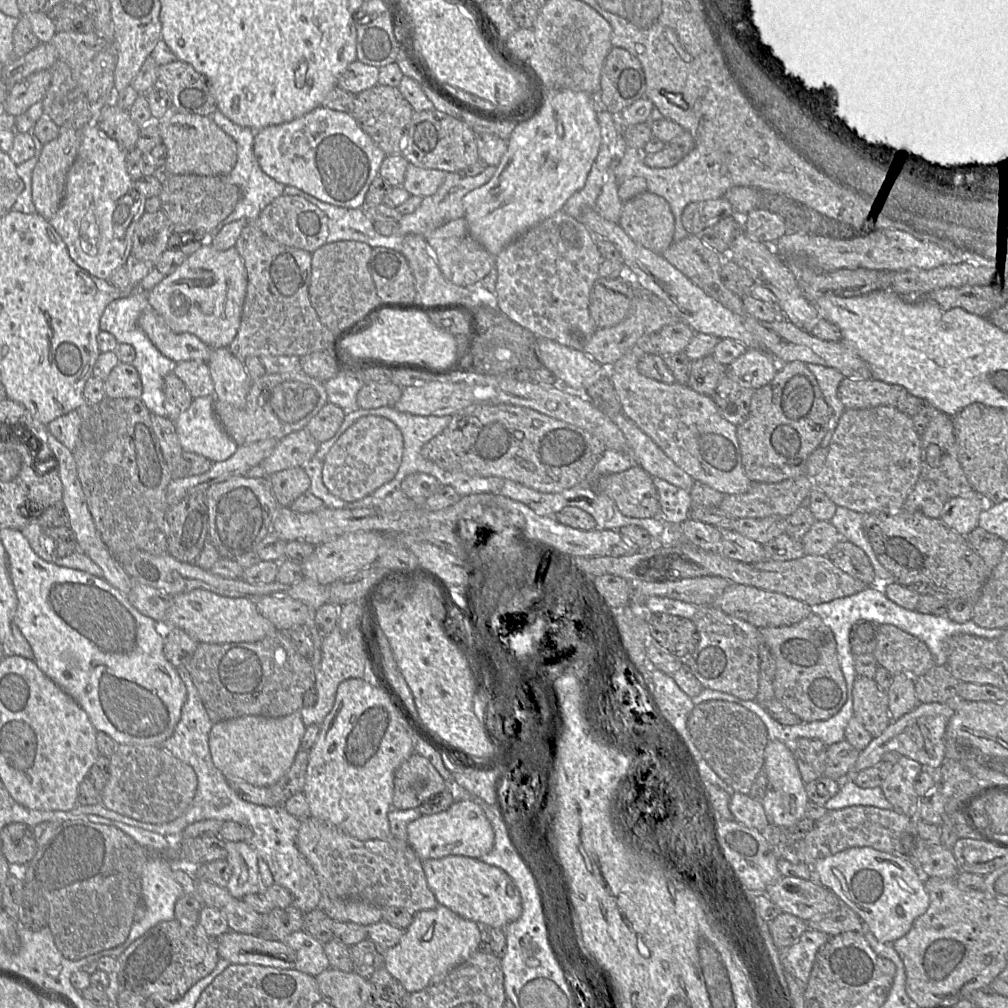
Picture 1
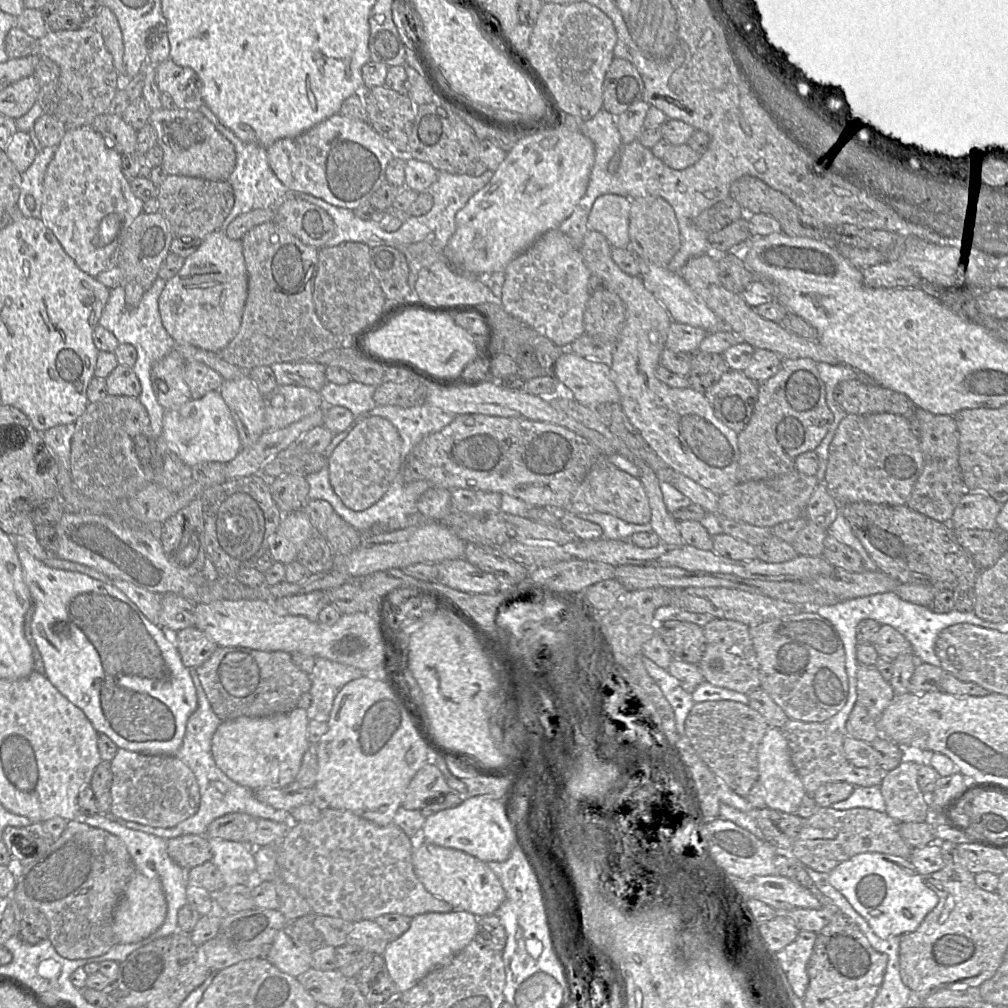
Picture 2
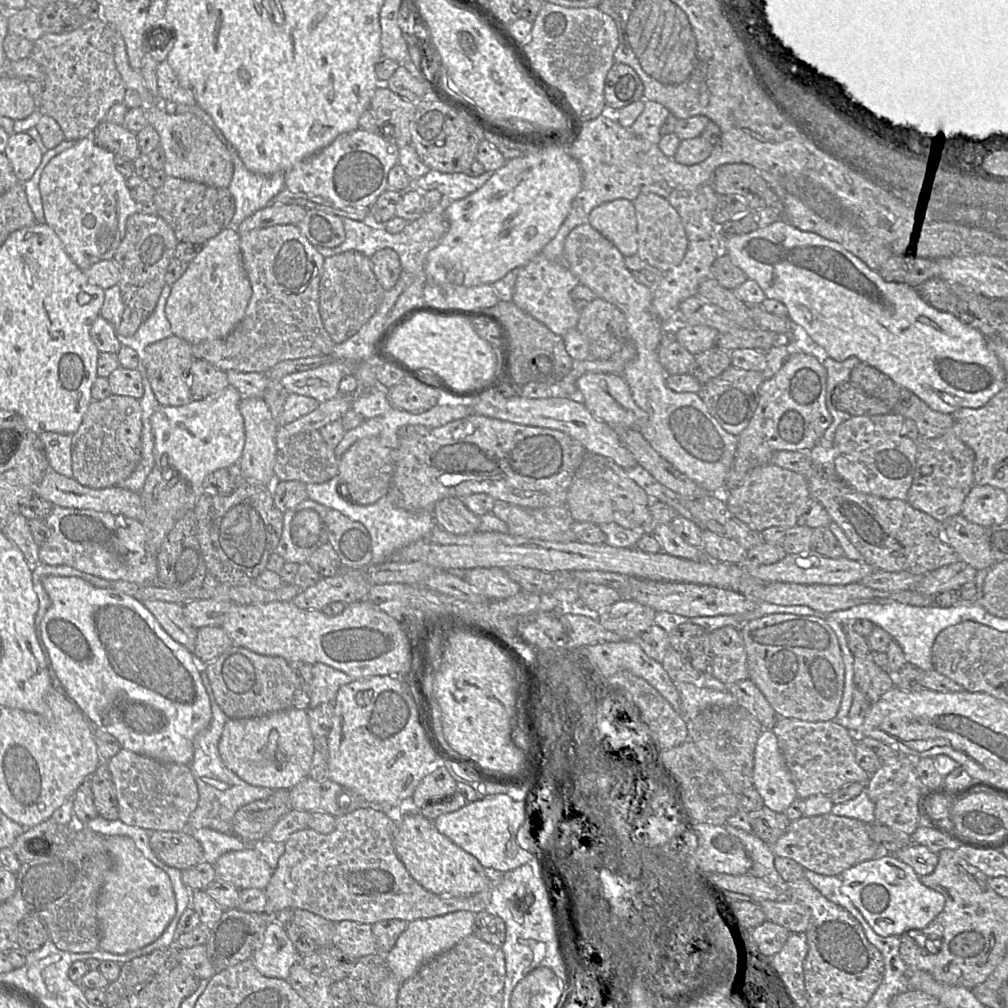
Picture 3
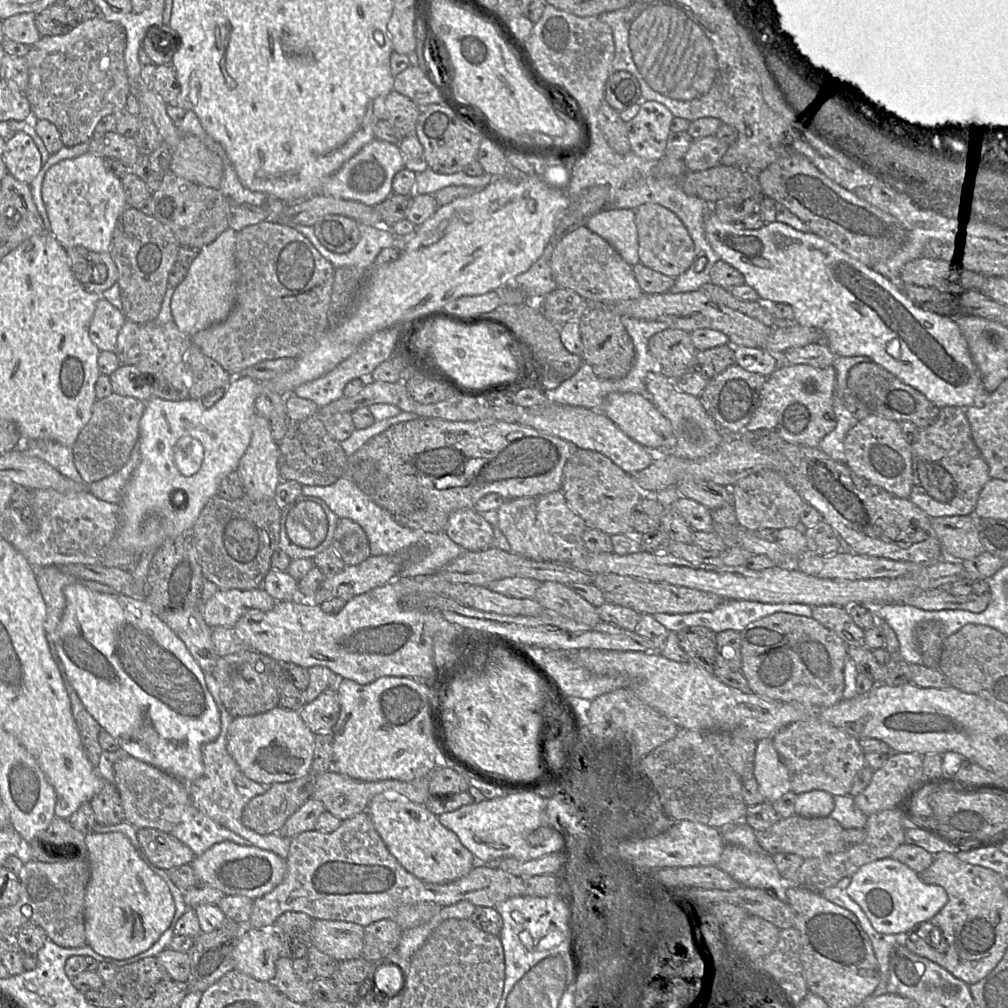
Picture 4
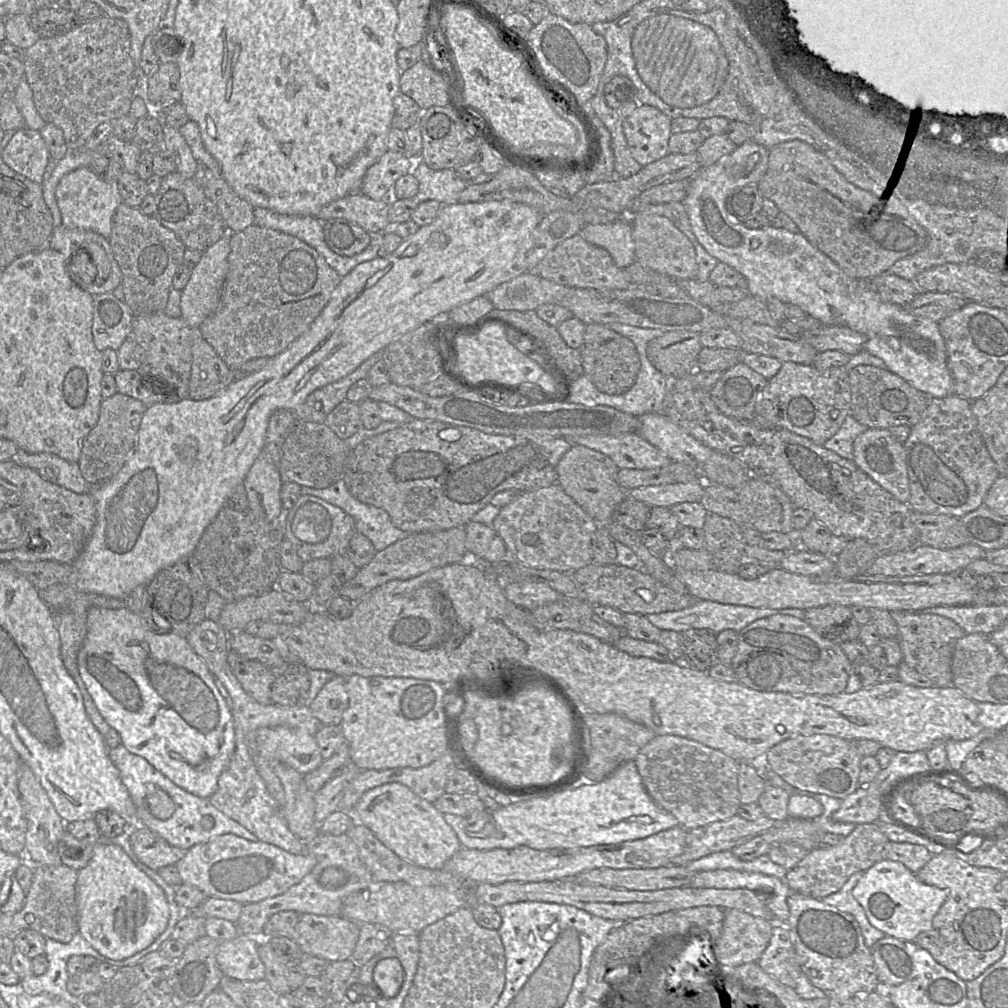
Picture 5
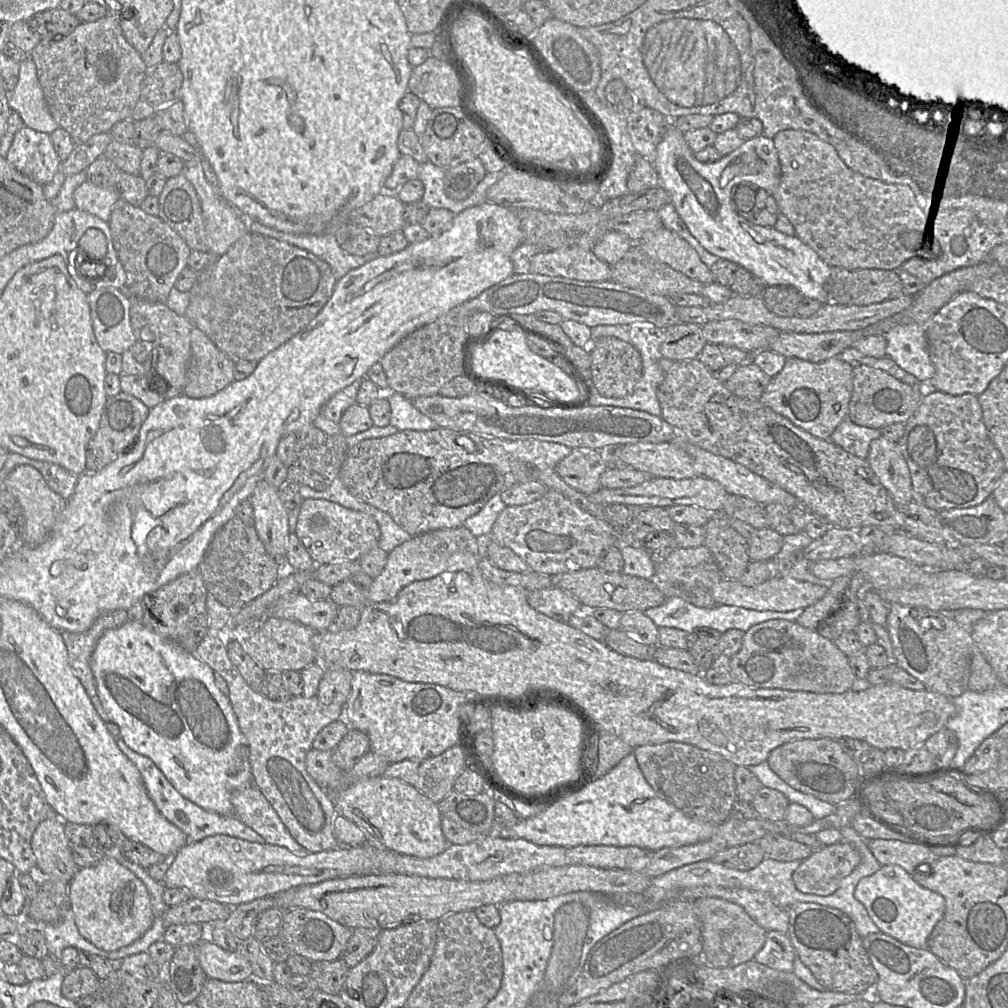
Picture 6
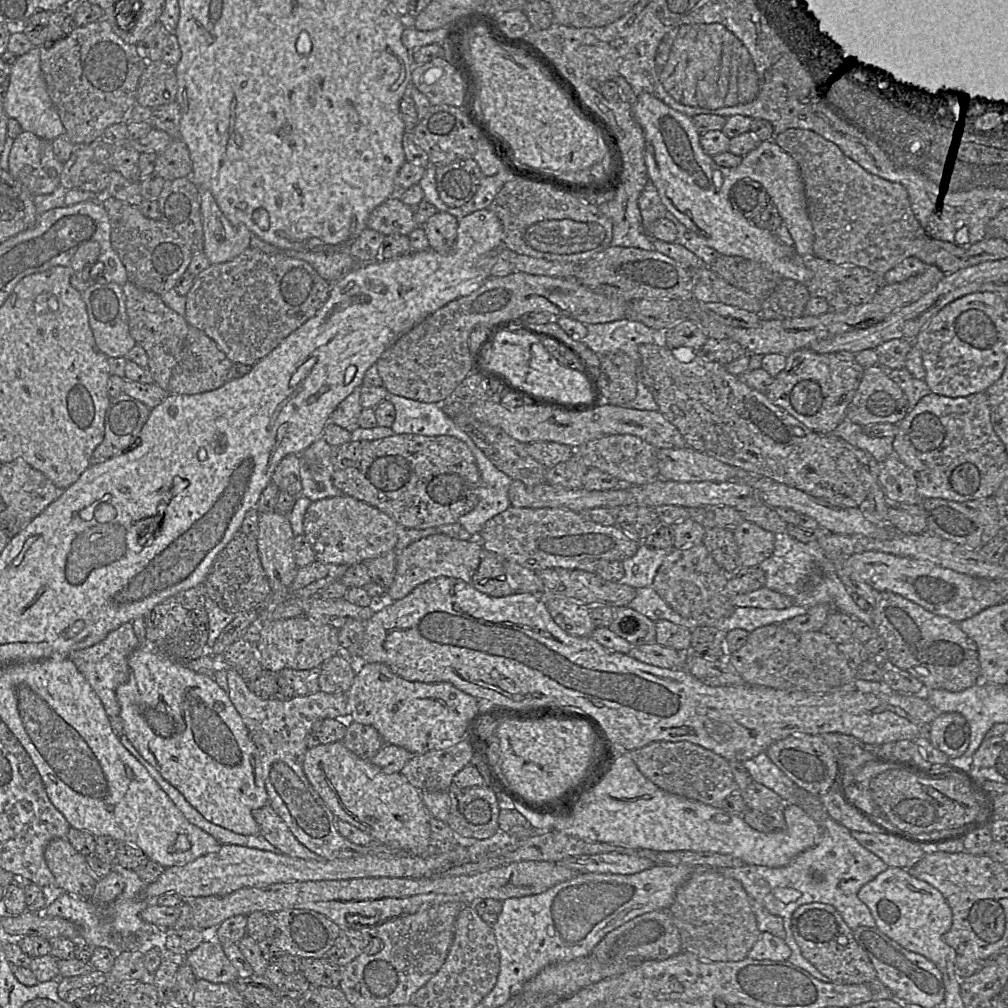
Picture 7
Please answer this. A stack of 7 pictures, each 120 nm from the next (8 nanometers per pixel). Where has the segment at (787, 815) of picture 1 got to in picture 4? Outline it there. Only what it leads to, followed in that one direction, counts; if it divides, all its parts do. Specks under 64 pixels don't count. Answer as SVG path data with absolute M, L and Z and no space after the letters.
M772 738L757 742L754 778L765 801L773 803L791 790L788 770L776 751Z

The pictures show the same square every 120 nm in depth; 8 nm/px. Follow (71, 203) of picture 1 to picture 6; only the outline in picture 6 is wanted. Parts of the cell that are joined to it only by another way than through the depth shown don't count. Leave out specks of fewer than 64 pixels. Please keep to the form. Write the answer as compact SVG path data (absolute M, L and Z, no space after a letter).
M86 180L74 191L76 209L95 215L108 222L115 203L119 200L115 188L101 188Z

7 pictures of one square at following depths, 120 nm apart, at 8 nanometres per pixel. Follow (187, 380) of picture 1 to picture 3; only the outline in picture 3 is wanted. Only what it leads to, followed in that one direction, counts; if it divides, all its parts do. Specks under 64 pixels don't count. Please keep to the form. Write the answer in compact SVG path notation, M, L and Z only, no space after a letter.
M194 359L189 372L192 399L204 400L208 396L226 389L229 385L227 373L215 368L203 359Z

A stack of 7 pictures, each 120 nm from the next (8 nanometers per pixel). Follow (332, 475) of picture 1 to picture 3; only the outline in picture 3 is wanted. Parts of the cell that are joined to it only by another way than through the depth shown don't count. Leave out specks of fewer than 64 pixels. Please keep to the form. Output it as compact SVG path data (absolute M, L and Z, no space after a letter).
M373 437L355 442L340 458L337 476L346 487L347 498L358 505L375 503L387 495L394 473L392 450Z

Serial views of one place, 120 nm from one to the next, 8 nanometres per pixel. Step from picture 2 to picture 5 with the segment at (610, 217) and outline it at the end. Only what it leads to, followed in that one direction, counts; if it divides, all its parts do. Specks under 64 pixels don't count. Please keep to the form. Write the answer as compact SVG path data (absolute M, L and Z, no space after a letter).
M630 218L608 224L585 225L579 233L590 244L605 249L621 269L636 261Z

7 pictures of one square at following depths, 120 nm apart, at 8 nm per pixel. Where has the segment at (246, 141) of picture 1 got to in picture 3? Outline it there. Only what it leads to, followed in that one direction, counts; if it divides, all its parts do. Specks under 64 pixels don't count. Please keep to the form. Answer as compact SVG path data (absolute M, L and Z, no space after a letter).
M197 104L191 107L183 107L183 112L190 112L196 115L199 119L201 119L206 125L208 125L214 131L215 135L219 137L218 139L221 142L222 141L224 142L228 152L231 153L230 156L234 163L234 172L231 182L228 186L228 190L230 191L231 195L234 198L235 212L233 218L231 219L229 227L237 228L244 219L266 207L271 201L271 199L285 188L284 173L277 172L271 175L261 175L249 171L241 161L236 149L225 138L225 136L220 131L220 129L215 125L209 114L207 114Z

